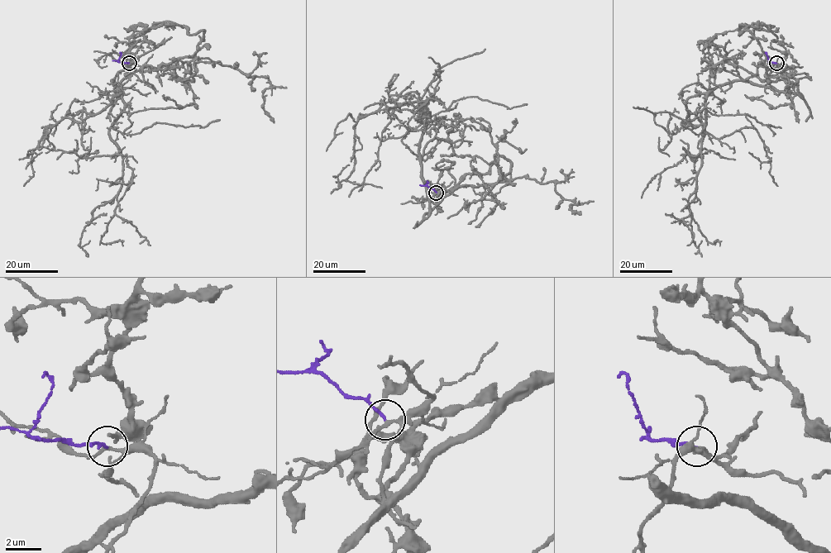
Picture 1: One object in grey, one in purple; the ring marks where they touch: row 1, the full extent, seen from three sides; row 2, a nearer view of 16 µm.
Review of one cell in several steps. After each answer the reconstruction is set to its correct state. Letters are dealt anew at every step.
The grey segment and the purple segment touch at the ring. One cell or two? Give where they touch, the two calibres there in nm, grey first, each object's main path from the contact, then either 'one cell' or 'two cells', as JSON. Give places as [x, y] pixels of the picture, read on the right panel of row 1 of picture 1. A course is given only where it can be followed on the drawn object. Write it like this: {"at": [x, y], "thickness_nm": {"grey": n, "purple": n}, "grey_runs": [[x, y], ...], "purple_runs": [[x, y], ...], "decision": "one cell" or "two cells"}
{"at": [776, 63], "thickness_nm": {"grey": 170, "purple": 160}, "grey_runs": [[776, 63], [771, 86], [732, 81], [685, 102], [686, 121], [697, 118], [717, 138], [754, 128], [777, 185]], "purple_runs": [[776, 63], [770, 62], [765, 53]], "decision": "one cell"}

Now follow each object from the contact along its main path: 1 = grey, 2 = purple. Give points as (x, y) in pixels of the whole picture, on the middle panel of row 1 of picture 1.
1: (436, 193), (422, 175), (418, 102), (385, 102), (358, 120), (354, 169), (331, 193)
2: (436, 193), (426, 185), (427, 181)

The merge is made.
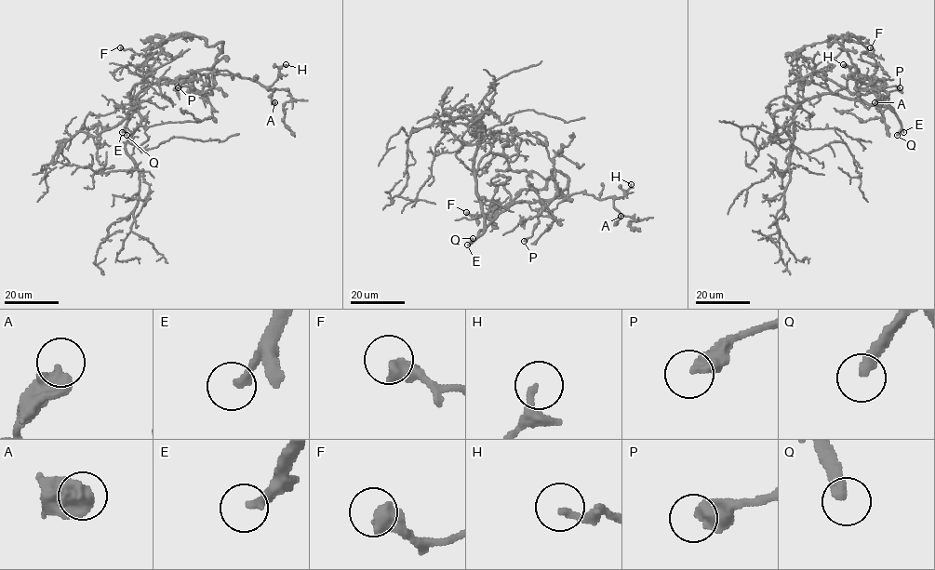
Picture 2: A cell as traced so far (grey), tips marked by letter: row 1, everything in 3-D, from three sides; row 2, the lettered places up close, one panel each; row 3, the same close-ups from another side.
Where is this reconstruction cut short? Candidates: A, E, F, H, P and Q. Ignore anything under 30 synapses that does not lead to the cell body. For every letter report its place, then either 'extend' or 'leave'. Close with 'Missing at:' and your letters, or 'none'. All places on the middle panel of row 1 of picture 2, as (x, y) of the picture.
A: (621, 216) | leave
E: (467, 245) | extend
F: (466, 212) | leave
H: (631, 184) | leave
P: (524, 241) | leave
Q: (473, 238) | extend
Missing at: E, Q

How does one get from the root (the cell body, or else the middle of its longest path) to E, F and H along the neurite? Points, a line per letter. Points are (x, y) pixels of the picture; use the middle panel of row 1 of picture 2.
E: (478, 195), (484, 231), (467, 245)
F: (478, 195), (478, 164), (498, 132), (509, 135), (502, 149), (510, 168), (546, 180), (500, 208), (466, 212)
H: (478, 195), (484, 218), (481, 234), (480, 230), (516, 203), (581, 192), (600, 199), (622, 197), (631, 184)

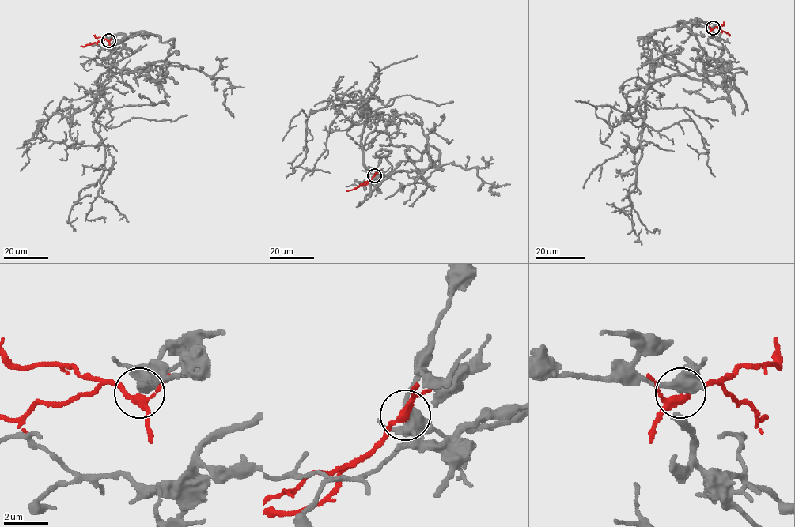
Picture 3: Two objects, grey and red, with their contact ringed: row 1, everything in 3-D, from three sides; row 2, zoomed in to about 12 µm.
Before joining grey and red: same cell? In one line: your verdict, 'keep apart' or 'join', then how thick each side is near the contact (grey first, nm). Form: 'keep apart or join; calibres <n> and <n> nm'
keep apart; calibres 360 and 240 nm

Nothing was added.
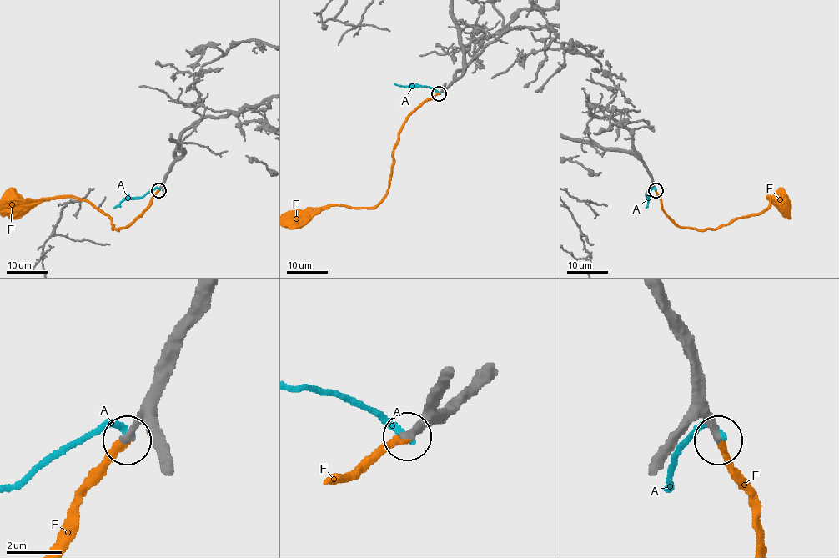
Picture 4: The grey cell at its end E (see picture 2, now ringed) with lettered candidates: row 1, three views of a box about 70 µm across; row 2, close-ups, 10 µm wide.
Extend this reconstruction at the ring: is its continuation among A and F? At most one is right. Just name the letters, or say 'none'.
F

